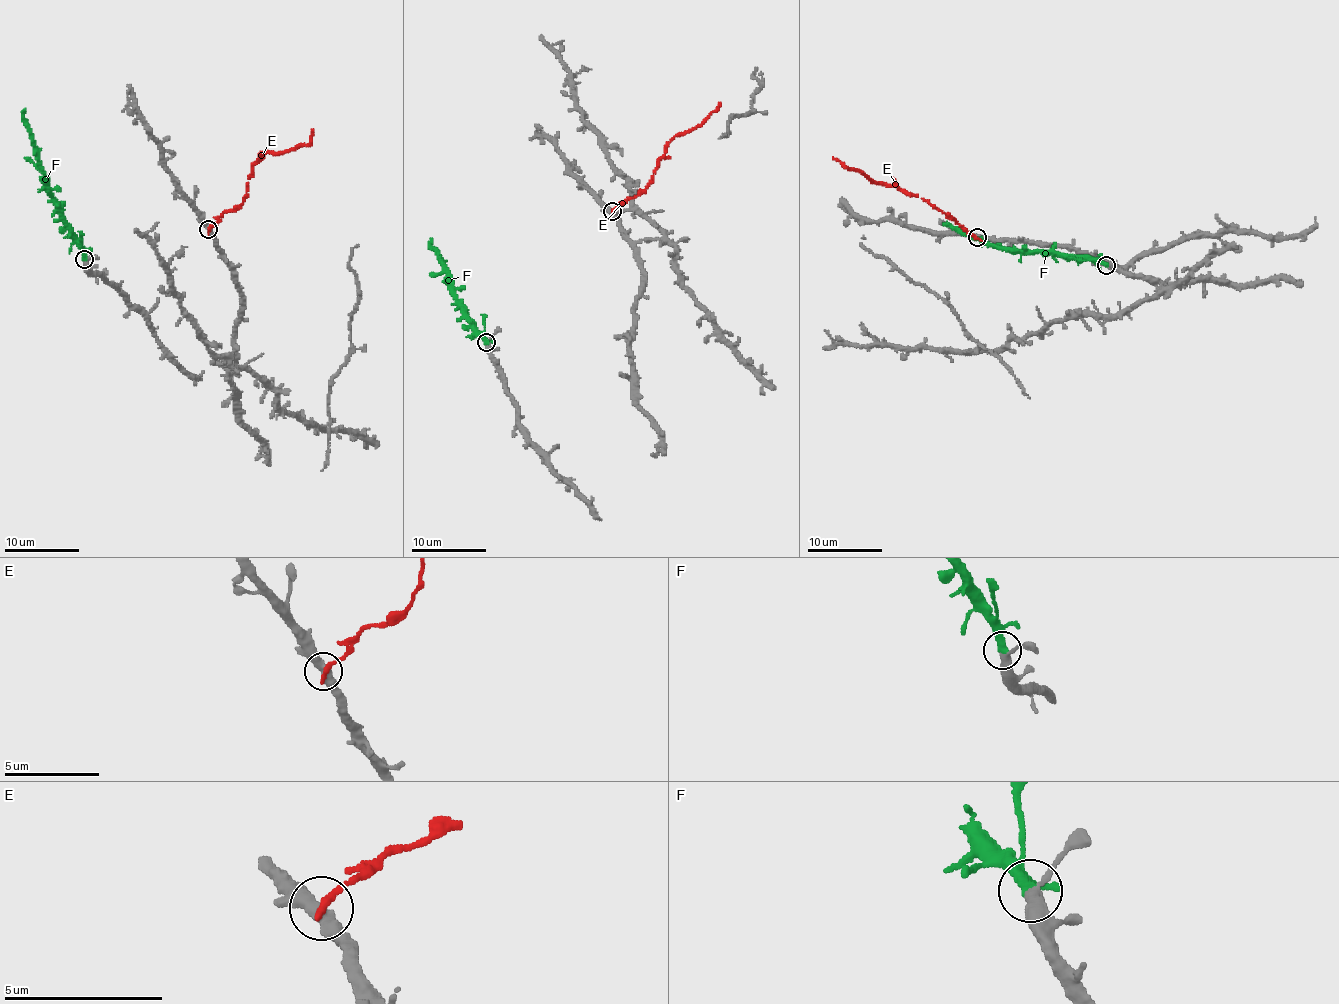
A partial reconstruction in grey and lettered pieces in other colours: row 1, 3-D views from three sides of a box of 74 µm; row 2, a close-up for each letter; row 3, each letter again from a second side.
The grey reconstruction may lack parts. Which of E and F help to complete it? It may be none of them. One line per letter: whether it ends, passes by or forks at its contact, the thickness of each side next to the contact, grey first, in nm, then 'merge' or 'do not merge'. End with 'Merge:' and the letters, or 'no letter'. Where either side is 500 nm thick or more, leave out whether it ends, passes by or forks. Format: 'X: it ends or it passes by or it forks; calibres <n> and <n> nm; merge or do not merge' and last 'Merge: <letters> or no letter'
E: it ends; calibres 400 and 260 nm; do not merge
F: it ends; calibres 320 and 400 nm; merge
Merge: F

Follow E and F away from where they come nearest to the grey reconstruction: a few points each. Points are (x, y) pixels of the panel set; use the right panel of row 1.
E: (976, 237), (918, 197), (895, 186), (872, 183), (865, 173), (848, 168), (832, 157)
F: (1105, 265), (1087, 259), (987, 246), (943, 223)

